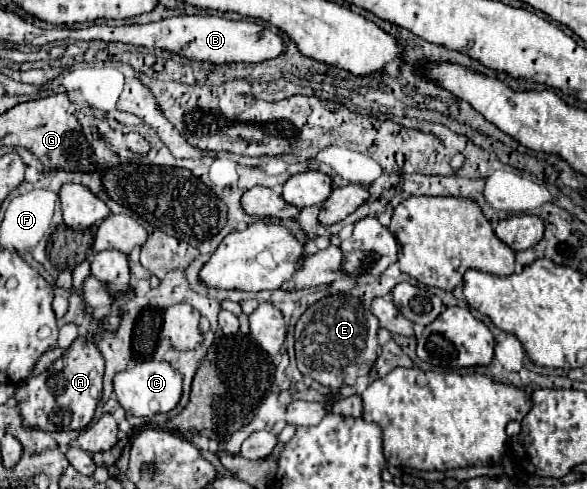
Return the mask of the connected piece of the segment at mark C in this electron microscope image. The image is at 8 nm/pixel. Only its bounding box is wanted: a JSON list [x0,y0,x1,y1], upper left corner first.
[114,361,182,417]

